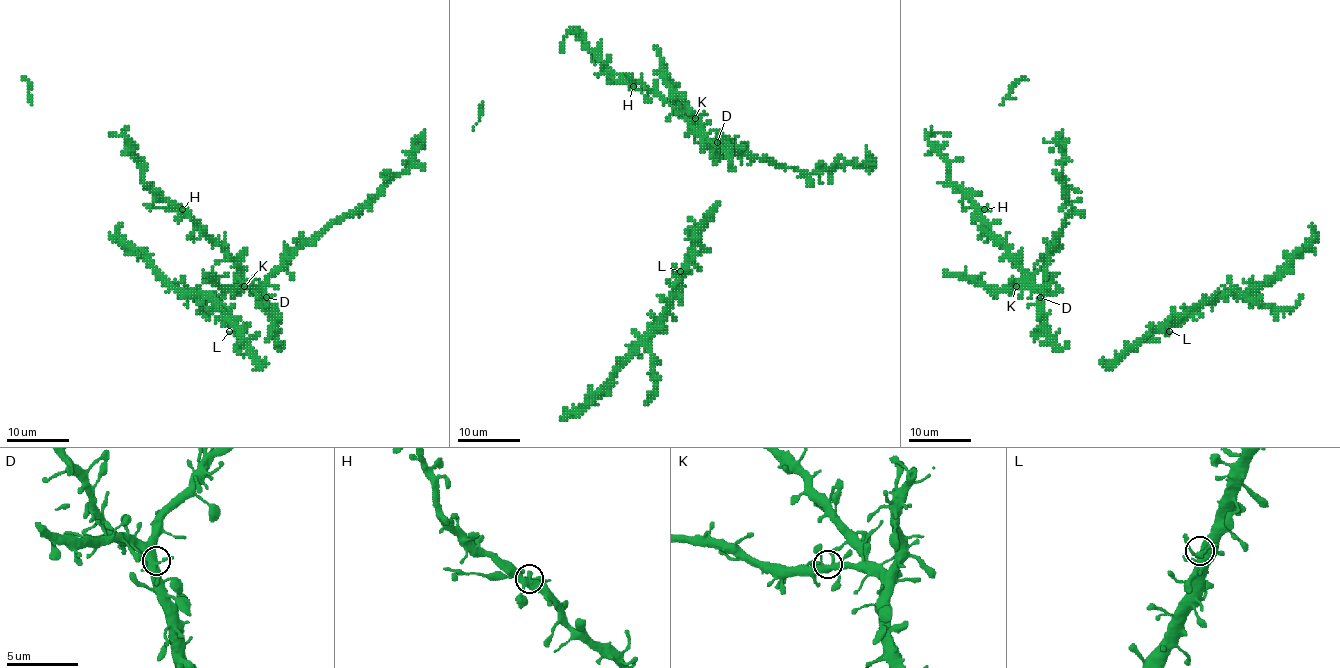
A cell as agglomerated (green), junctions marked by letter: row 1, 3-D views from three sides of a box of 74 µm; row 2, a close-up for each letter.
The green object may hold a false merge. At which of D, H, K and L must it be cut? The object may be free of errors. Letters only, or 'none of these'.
none of these

